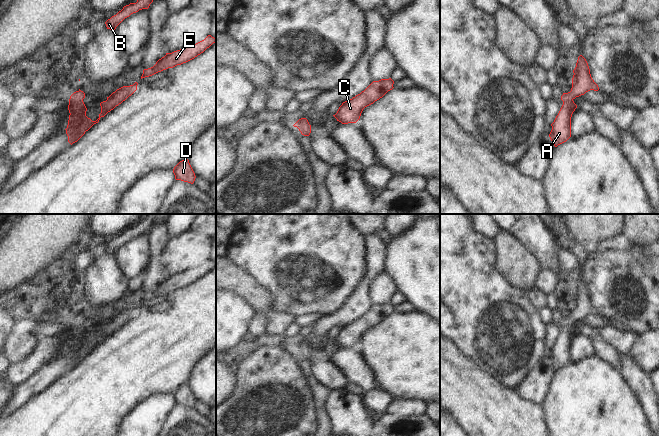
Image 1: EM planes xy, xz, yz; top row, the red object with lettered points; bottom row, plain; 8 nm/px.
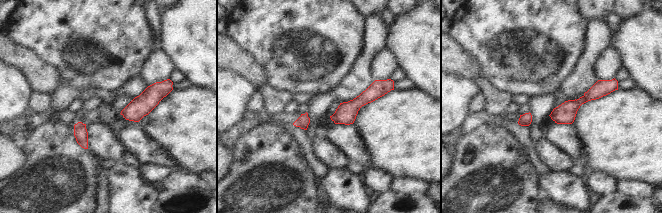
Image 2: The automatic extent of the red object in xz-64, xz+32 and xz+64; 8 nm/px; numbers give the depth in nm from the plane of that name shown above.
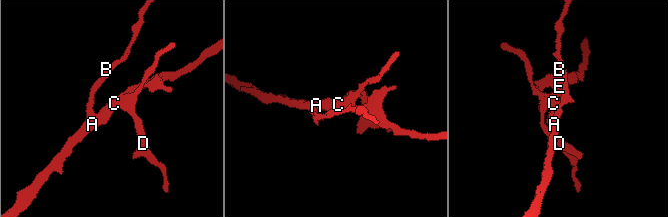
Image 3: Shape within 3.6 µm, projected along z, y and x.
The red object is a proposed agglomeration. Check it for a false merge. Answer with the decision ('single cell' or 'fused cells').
single cell

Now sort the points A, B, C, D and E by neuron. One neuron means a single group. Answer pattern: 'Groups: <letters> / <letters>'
Groups: A B C D E.

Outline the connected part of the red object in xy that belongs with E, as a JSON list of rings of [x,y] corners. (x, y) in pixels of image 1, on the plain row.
[[[208,259],[204,264],[196,268],[188,269],[187,271],[172,277],[166,277],[166,279],[159,283],[153,291],[143,294],[141,303],[152,300],[168,292],[173,292],[177,289],[186,287],[203,277],[215,266],[216,263],[211,259]]]

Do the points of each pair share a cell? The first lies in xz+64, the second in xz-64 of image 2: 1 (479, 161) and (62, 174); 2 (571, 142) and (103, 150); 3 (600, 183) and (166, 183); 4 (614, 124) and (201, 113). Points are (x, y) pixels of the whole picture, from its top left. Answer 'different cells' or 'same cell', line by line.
1: same cell
2: different cells
3: different cells
4: same cell

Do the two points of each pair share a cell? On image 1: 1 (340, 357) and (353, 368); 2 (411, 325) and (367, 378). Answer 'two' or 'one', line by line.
1: one
2: two

